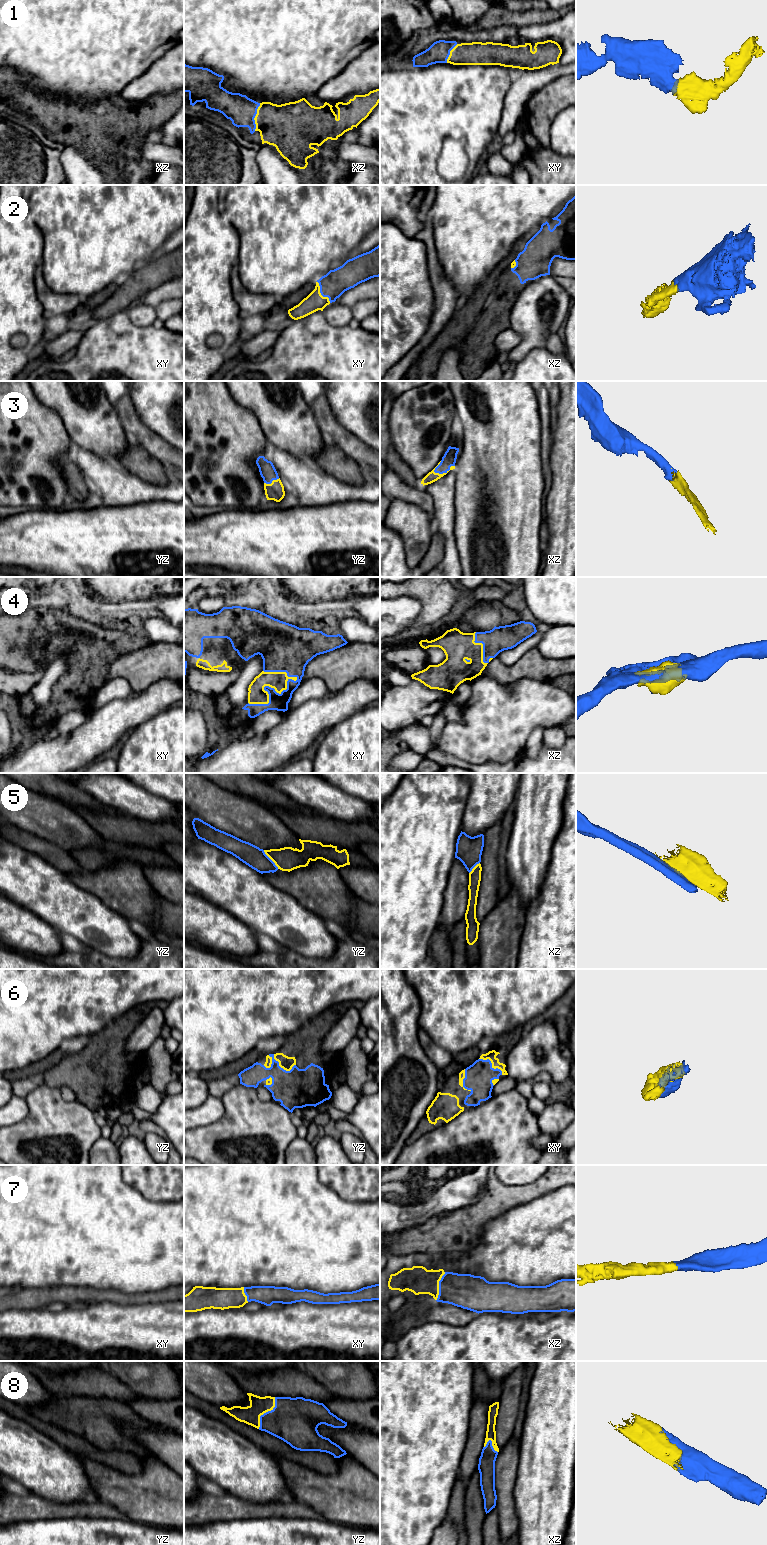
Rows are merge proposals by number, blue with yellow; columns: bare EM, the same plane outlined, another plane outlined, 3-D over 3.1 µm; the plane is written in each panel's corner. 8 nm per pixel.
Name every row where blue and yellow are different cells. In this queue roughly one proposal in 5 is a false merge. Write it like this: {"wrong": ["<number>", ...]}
{"wrong": ["5"]}

